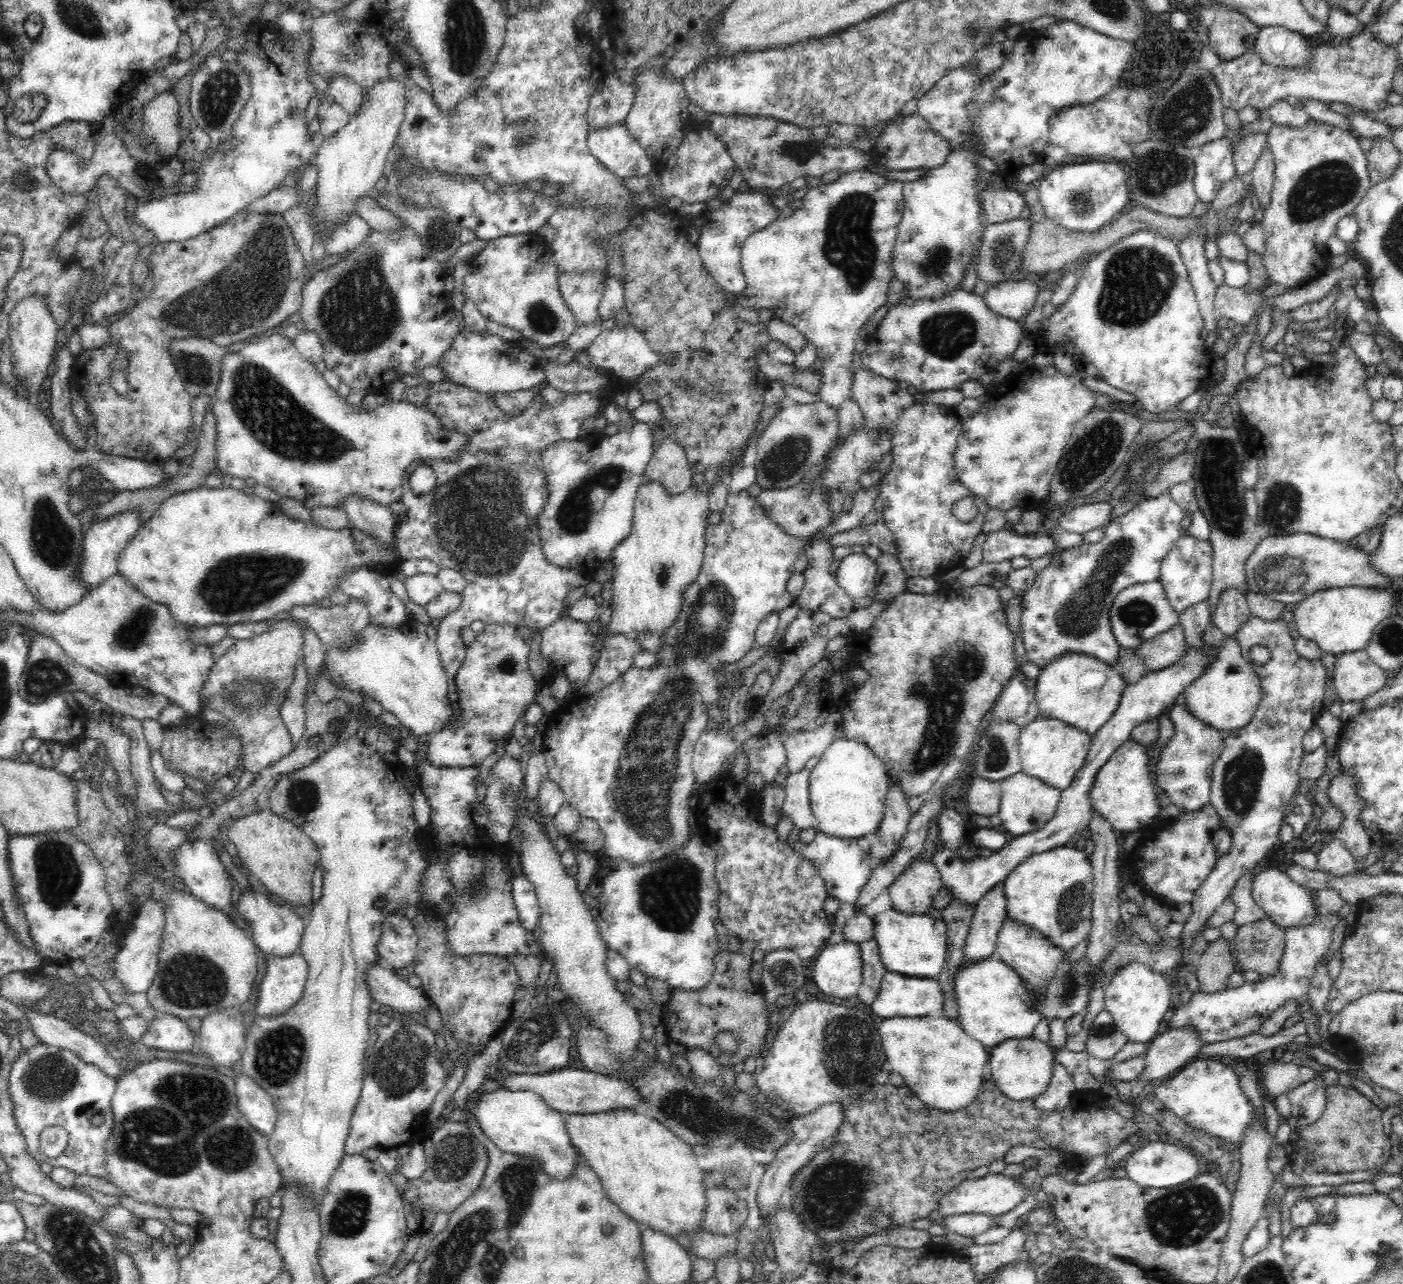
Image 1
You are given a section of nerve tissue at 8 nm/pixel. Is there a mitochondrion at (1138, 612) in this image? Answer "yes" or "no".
yes

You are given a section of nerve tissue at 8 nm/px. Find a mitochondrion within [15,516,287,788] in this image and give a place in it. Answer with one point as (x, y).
(45, 675)

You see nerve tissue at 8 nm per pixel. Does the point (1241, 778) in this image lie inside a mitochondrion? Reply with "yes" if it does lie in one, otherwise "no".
yes

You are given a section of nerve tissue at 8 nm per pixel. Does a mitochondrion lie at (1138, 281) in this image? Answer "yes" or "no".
yes

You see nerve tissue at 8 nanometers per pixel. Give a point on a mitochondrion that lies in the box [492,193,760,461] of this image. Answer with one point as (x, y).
(543, 318)

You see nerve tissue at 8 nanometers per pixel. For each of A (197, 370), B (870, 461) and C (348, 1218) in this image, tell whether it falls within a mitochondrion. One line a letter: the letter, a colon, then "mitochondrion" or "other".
A: mitochondrion
B: other
C: mitochondrion

